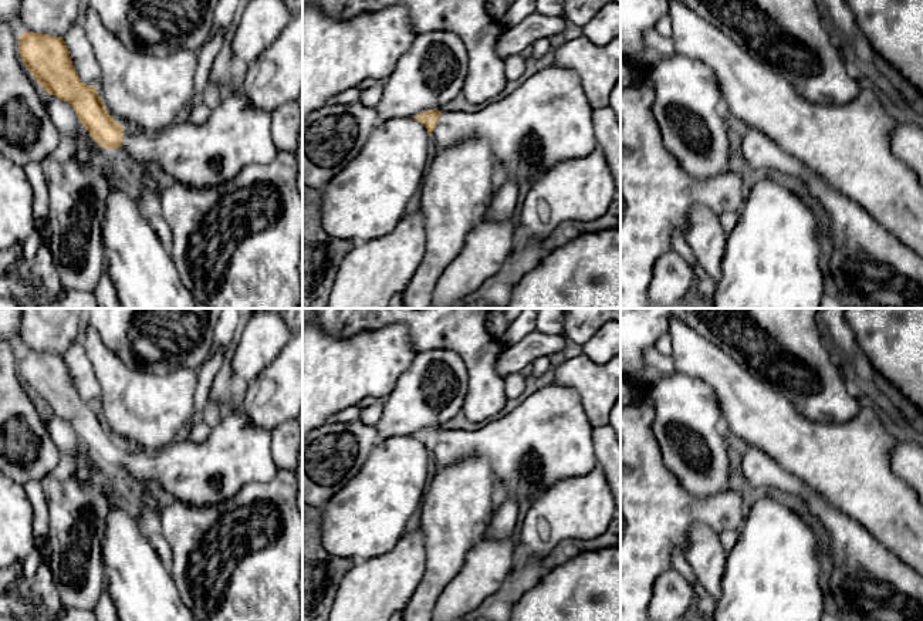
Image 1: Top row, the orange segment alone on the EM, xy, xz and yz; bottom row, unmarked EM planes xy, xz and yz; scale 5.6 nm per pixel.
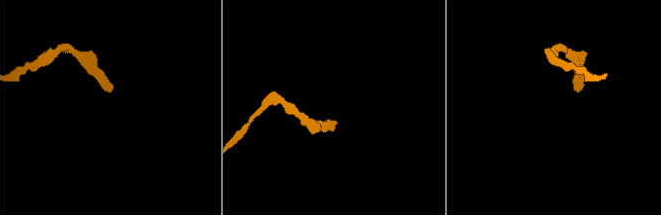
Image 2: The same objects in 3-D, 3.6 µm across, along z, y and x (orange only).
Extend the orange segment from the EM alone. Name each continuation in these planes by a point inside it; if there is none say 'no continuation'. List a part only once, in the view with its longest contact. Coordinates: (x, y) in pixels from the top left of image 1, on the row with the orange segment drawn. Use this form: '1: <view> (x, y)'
1: xz (547, 120)

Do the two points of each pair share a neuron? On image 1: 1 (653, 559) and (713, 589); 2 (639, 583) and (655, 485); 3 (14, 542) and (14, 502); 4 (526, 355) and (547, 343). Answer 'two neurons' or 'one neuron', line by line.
1: two neurons
2: one neuron
3: one neuron
4: one neuron

